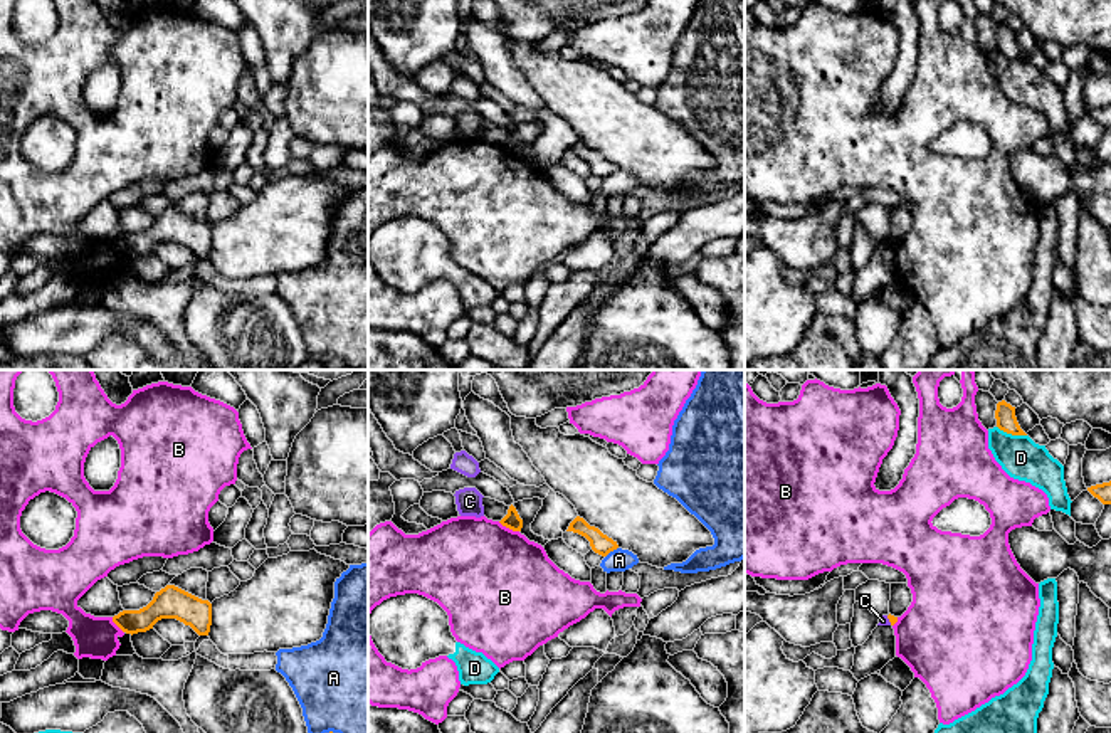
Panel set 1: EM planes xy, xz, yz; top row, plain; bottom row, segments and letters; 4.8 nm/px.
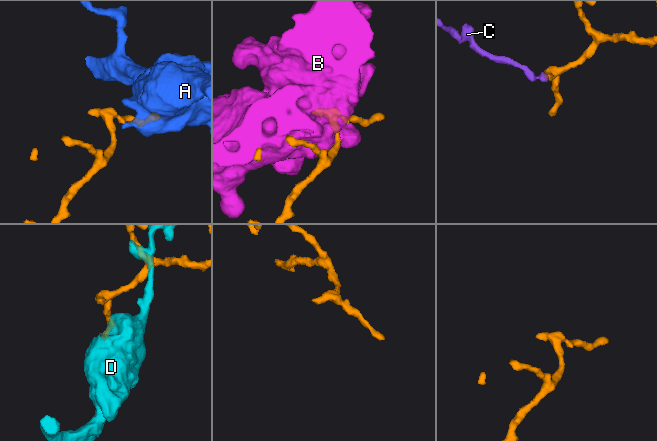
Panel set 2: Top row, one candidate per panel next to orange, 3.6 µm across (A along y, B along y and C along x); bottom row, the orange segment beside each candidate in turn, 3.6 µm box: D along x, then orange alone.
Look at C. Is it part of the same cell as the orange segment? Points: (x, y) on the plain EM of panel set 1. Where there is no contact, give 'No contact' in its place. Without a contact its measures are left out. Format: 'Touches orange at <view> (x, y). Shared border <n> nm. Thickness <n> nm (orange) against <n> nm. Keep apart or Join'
Touches orange at yz (889, 244). Shared border 50 nm. Thickness 40 nm (orange) against 50 nm. Keep apart

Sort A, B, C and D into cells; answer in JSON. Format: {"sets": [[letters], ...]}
{"sets": [["A"], ["B"], ["C"], ["D"]]}

